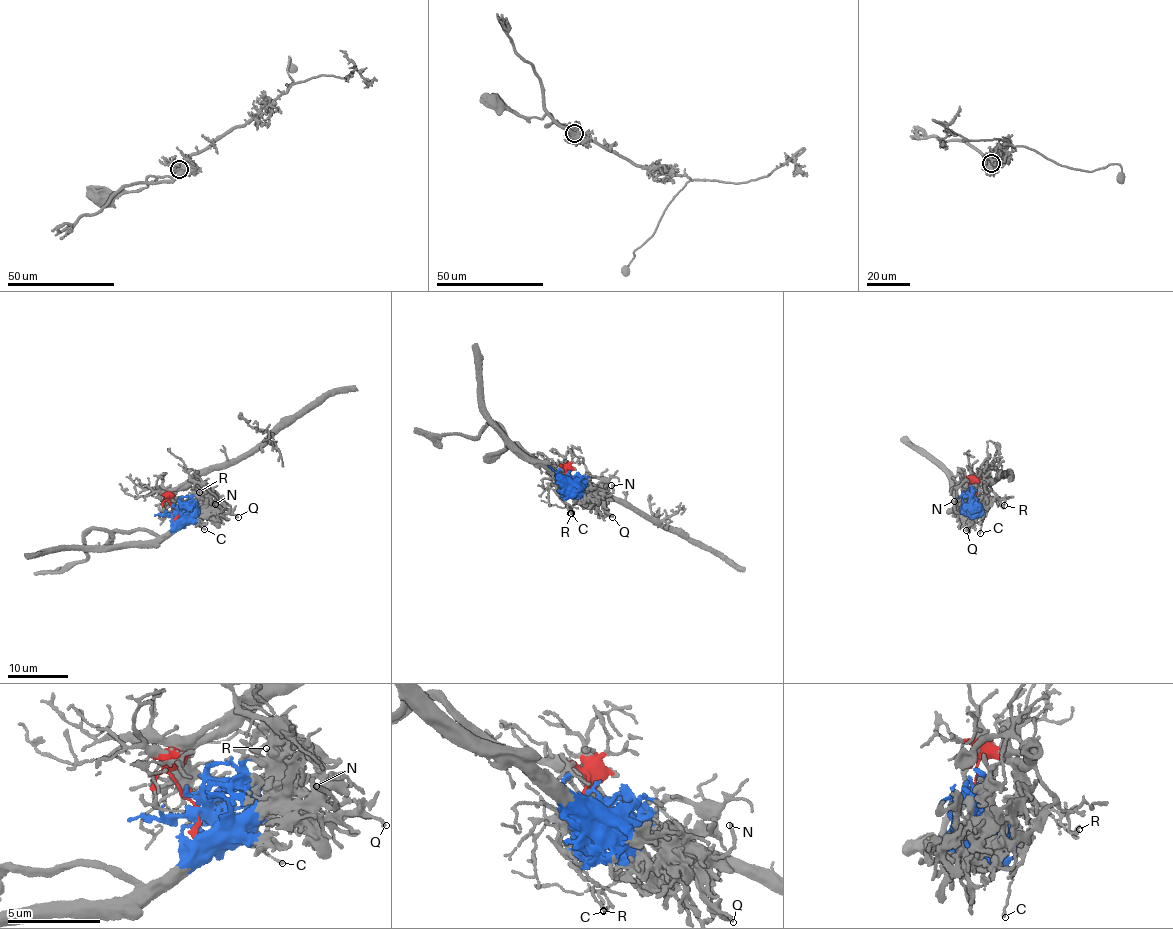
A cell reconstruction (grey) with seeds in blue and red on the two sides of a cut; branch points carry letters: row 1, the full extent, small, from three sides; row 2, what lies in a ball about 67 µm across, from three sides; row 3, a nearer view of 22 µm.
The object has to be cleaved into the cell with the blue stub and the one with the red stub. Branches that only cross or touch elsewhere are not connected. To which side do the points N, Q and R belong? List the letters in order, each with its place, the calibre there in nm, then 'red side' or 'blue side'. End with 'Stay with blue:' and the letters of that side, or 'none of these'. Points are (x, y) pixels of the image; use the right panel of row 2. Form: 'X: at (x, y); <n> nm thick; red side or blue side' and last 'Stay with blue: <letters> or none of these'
N: at (954, 501); 200 nm thick; blue side
Q: at (966, 530); 140 nm thick; blue side
R: at (1004, 505); 100 nm thick; red side
Stay with blue: N, Q

